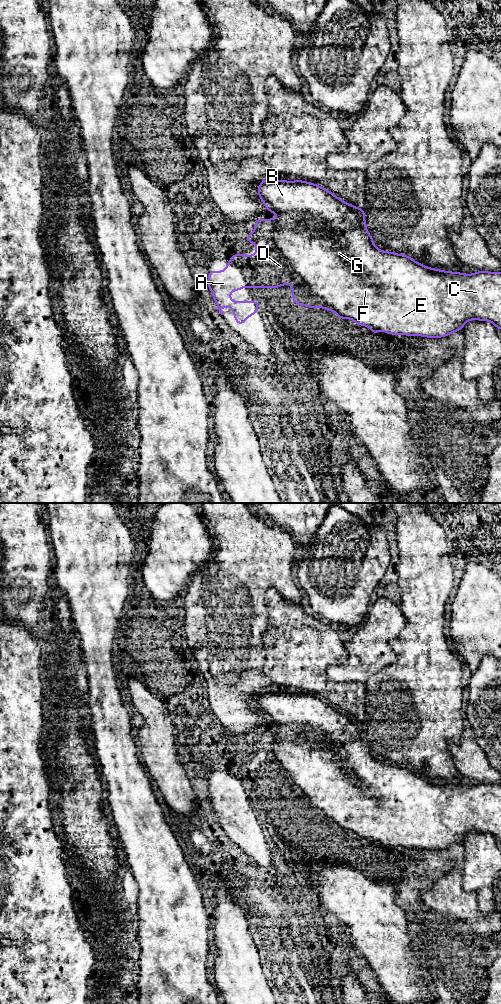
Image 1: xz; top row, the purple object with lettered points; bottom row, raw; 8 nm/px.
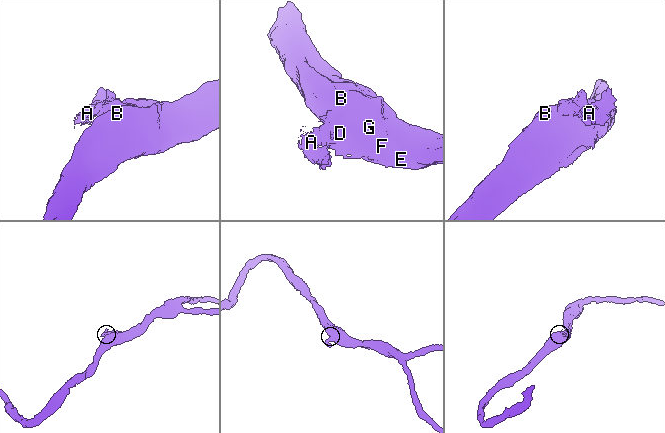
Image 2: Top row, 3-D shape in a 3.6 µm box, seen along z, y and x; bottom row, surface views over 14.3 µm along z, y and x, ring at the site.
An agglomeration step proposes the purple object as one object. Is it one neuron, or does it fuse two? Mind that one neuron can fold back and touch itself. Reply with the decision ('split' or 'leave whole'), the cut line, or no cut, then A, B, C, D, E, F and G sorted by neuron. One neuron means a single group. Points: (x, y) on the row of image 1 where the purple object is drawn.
split; cut in xz along (239, 270), (245, 284); A / B C D E F G

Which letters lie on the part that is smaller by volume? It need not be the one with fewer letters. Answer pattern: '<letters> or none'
A

